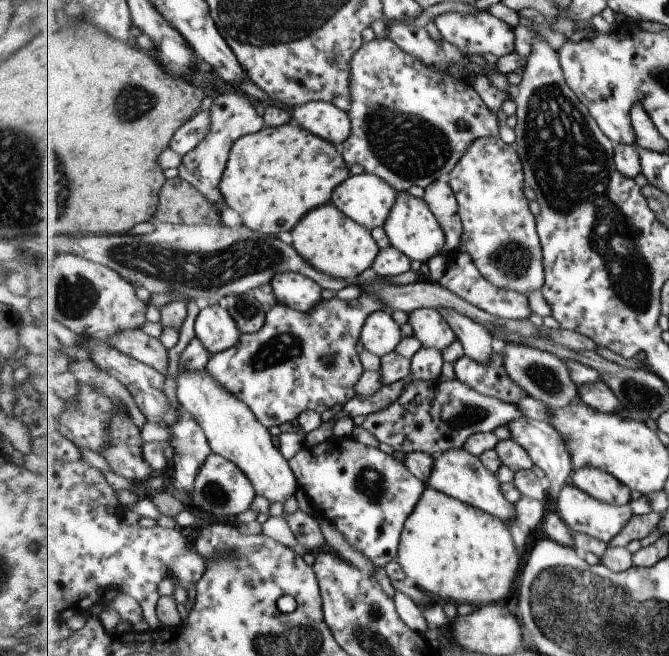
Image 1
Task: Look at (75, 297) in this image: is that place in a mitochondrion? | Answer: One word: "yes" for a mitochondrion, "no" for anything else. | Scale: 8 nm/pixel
yes

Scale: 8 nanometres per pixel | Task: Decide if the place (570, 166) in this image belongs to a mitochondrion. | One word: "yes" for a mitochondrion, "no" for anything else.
yes

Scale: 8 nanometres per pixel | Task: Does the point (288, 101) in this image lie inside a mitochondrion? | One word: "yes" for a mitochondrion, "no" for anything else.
no

